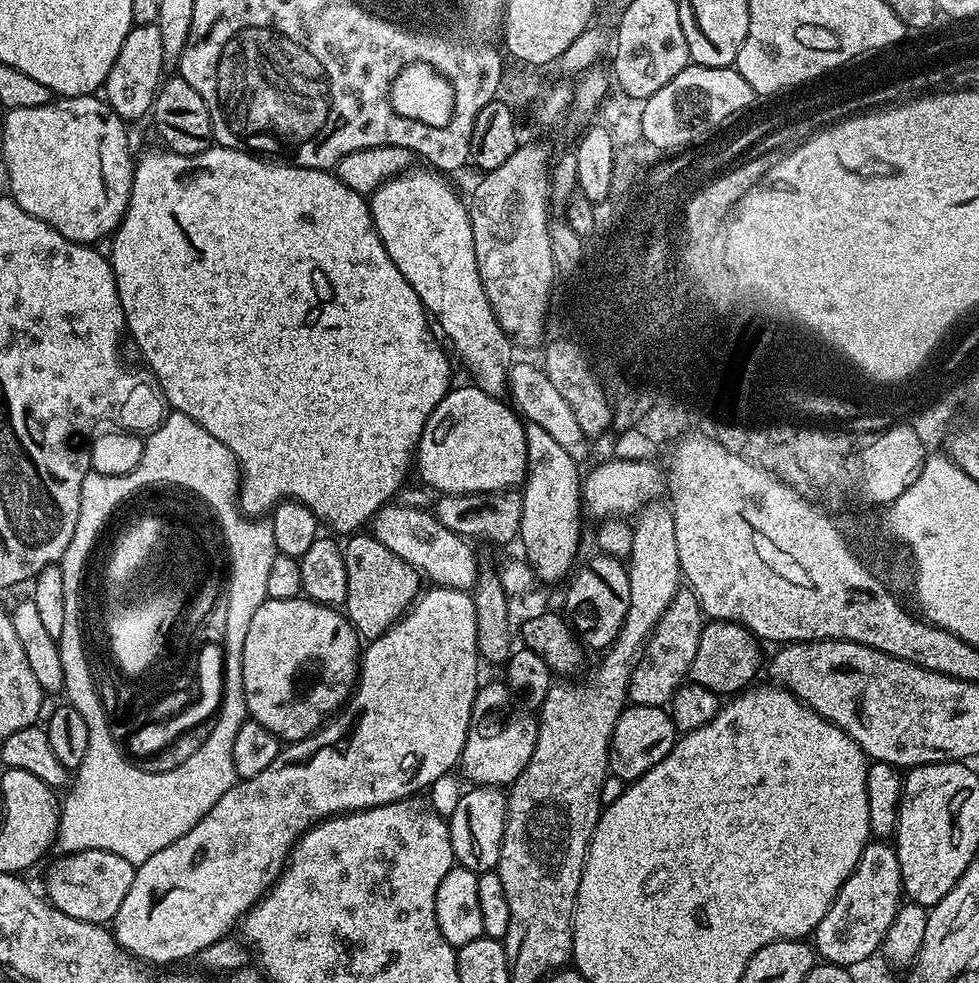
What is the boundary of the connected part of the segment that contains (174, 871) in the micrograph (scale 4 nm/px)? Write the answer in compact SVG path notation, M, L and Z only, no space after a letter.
M432 586L429 589L429 592L421 591L413 600L412 607L392 627L387 628L377 640L367 641L360 657L360 671L356 677L356 683L342 710L337 711L327 723L317 728L306 739L281 747L278 758L274 758L274 762L270 762L270 766L266 766L262 774L254 774L254 778L240 780L233 784L230 790L226 790L226 794L222 794L222 798L218 798L218 802L214 802L214 806L194 827L186 830L186 834L182 834L182 838L170 842L166 850L158 850L158 854L146 858L146 862L139 864L134 874L134 882L130 882L130 891L126 893L126 898L122 898L122 906L118 906L118 914L114 921L116 941L131 956L152 966L155 964L172 966L175 965L172 964L175 960L191 961L199 952L206 950L206 946L229 935L237 927L244 913L249 912L264 897L264 893L276 883L277 878L284 871L284 865L288 863L293 844L313 824L327 820L329 816L338 816L346 812L361 812L363 808L382 806L395 800L405 800L407 796L423 793L423 788L430 787L435 780L442 779L451 768L455 769L459 765L460 755L466 746L468 729L472 726L476 689L482 683L482 677L480 677L482 659L476 648L475 604L467 591L458 588Z

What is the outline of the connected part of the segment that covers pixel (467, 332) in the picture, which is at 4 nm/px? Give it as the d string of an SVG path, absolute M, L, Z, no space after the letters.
M413 167L380 185L369 199L372 220L391 261L452 342L474 378L473 385L490 397L503 399L514 346L502 330L478 274L469 207L439 171L424 168Z

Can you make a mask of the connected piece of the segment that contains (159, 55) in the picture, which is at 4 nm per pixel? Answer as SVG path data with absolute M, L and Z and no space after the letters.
M159 23L133 26L126 34L122 50L118 50L118 58L114 58L114 66L110 66L108 76L102 85L102 92L108 105L123 120L131 122L142 119L153 111L156 93L160 91L161 83L166 76L164 63L166 57Z

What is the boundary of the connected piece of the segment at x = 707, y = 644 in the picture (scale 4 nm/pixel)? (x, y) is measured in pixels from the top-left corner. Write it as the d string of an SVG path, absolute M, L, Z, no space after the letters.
M712 620L705 623L700 629L694 662L690 662L688 676L691 683L717 694L736 694L747 689L755 681L752 679L755 678L756 667L760 664L759 646L761 647L757 637L743 624L731 620Z

